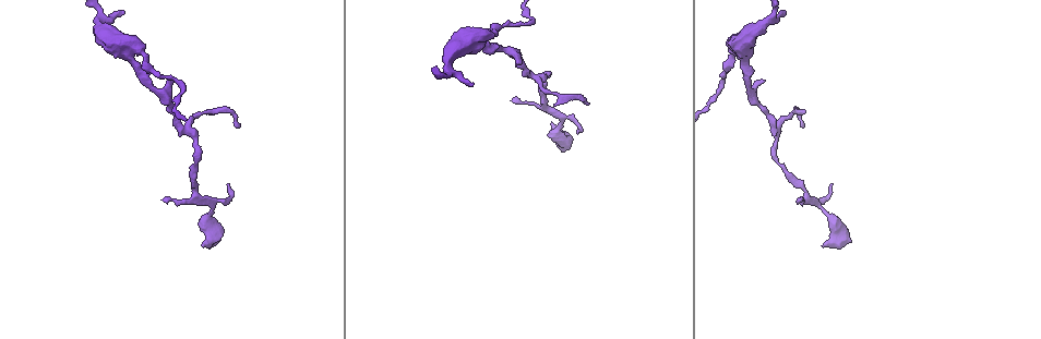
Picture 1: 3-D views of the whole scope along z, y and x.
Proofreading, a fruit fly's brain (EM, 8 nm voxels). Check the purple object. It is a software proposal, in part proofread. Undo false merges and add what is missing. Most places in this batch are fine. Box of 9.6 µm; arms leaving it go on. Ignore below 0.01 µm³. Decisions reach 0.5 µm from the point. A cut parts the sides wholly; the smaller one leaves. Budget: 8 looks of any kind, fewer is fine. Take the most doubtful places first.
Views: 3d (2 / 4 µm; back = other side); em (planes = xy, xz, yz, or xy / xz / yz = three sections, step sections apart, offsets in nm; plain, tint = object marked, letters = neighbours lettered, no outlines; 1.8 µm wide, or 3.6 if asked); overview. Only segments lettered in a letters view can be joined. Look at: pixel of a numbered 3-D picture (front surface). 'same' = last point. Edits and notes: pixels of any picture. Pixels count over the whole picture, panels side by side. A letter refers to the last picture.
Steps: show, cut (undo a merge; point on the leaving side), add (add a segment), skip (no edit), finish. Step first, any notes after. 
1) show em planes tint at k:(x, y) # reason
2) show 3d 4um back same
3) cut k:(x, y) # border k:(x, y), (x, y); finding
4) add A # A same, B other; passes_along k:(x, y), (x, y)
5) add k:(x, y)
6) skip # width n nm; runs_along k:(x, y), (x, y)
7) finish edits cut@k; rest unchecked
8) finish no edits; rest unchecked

show em xy step 16 letters at 1:(762, 82) # free end

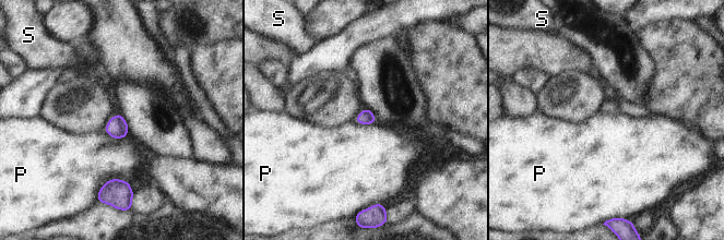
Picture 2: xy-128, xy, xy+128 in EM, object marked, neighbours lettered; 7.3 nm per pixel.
show em planes letters same

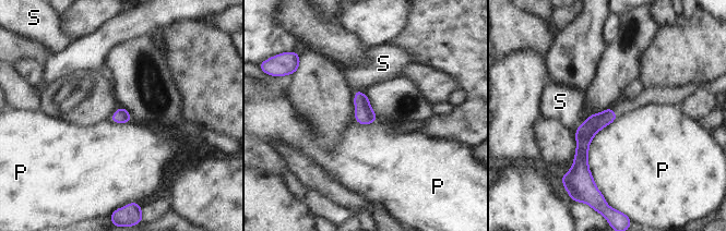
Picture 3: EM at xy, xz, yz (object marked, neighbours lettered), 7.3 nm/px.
skip # longest_contact P 600 nm; P other, S other; runs_along 3:(609, 111), (583, 137), (587, 179); none of them fits

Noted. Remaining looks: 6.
show 3d 4um at 1:(799, 200) # branch stops here

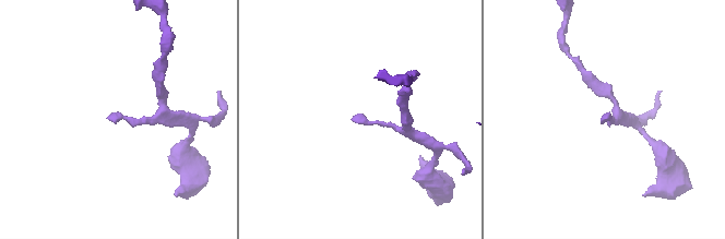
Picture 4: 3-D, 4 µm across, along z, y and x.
show em planes letters at 4:(108, 117) # shape alone is not enough

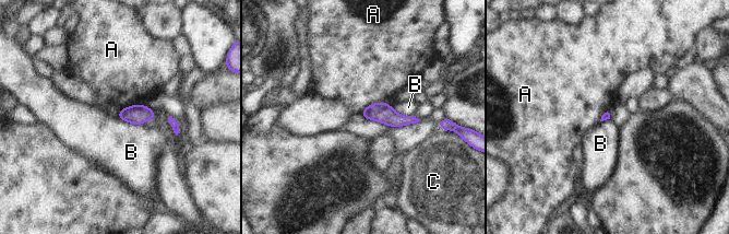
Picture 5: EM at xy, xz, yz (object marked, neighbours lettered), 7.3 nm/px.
skip # A other, B other, C other; border 5:(117, 117), (142, 125); none of them fits

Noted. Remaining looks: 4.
show em xy step 16 plain at 1:(228, 185) # branch stops here

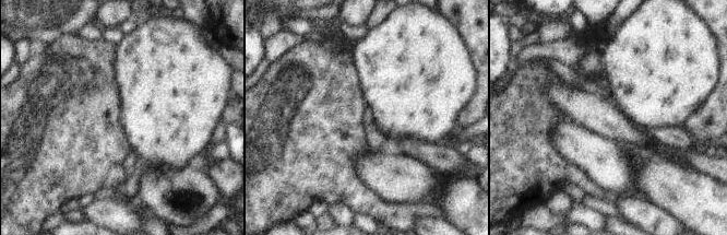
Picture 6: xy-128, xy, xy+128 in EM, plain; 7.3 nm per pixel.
show em xy step 16 letters same # what lies round it

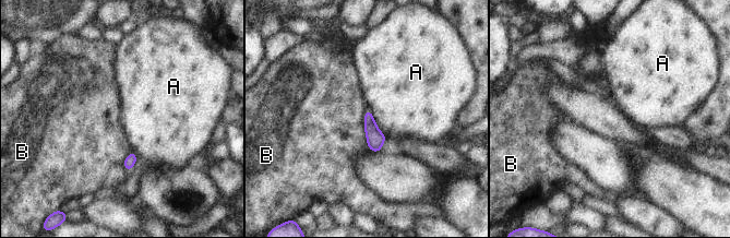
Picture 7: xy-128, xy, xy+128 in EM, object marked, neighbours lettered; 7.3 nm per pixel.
skip # longest_contact B 300 nm; A other, B other; border 7:(366, 109), (364, 133), (370, 150); no lettered segment goes on from it

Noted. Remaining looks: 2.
finish no edits; rest unchecked

